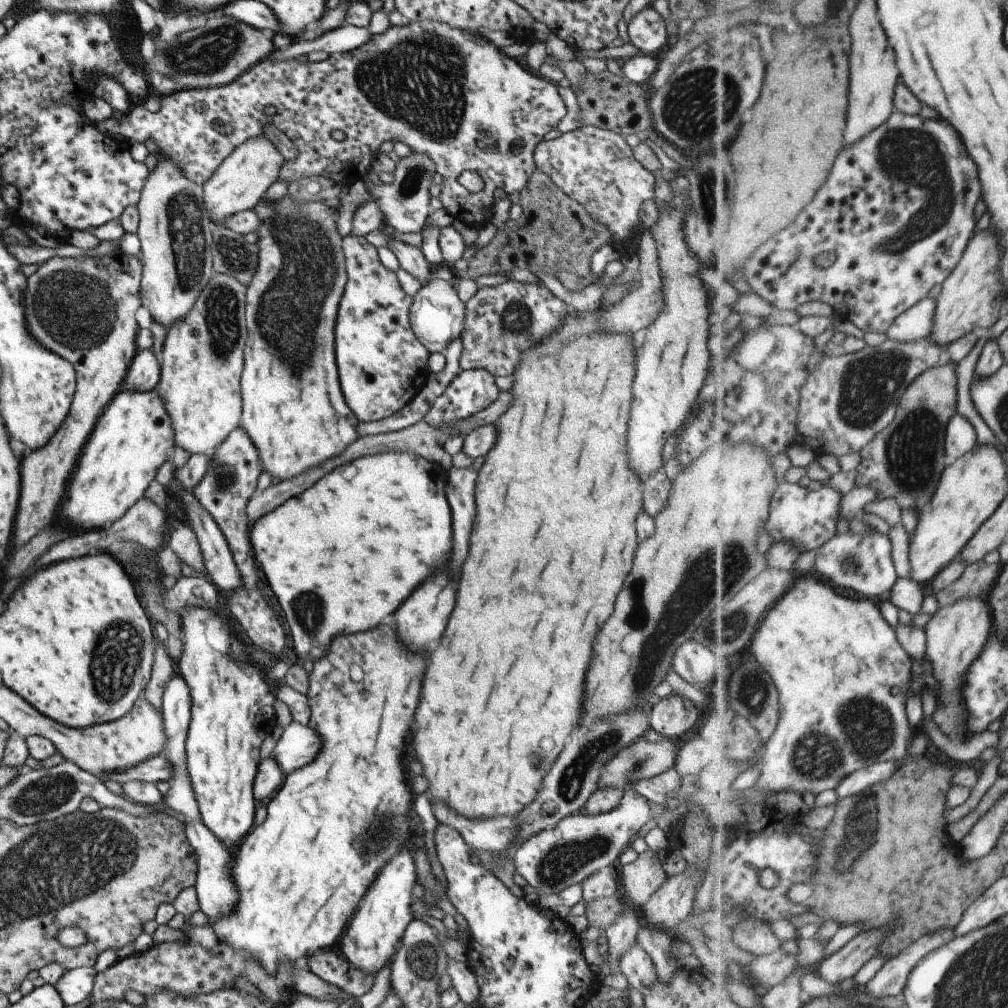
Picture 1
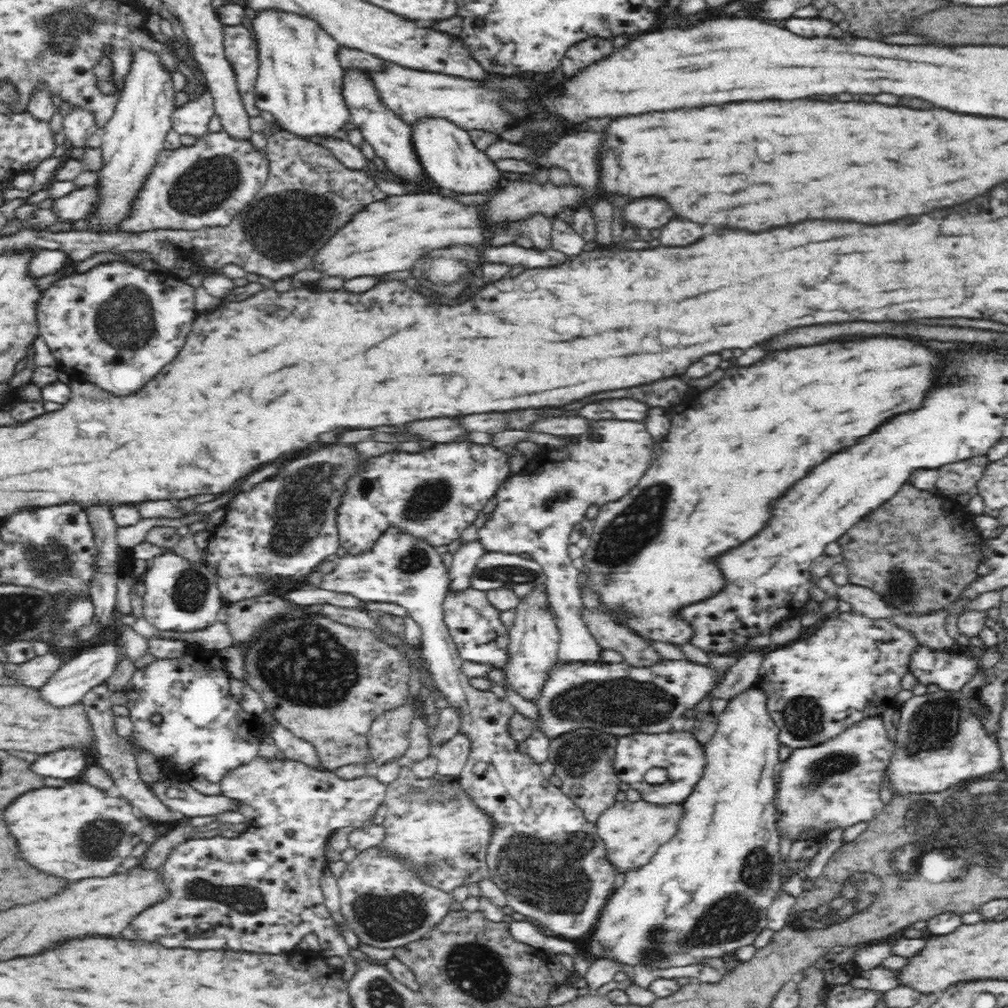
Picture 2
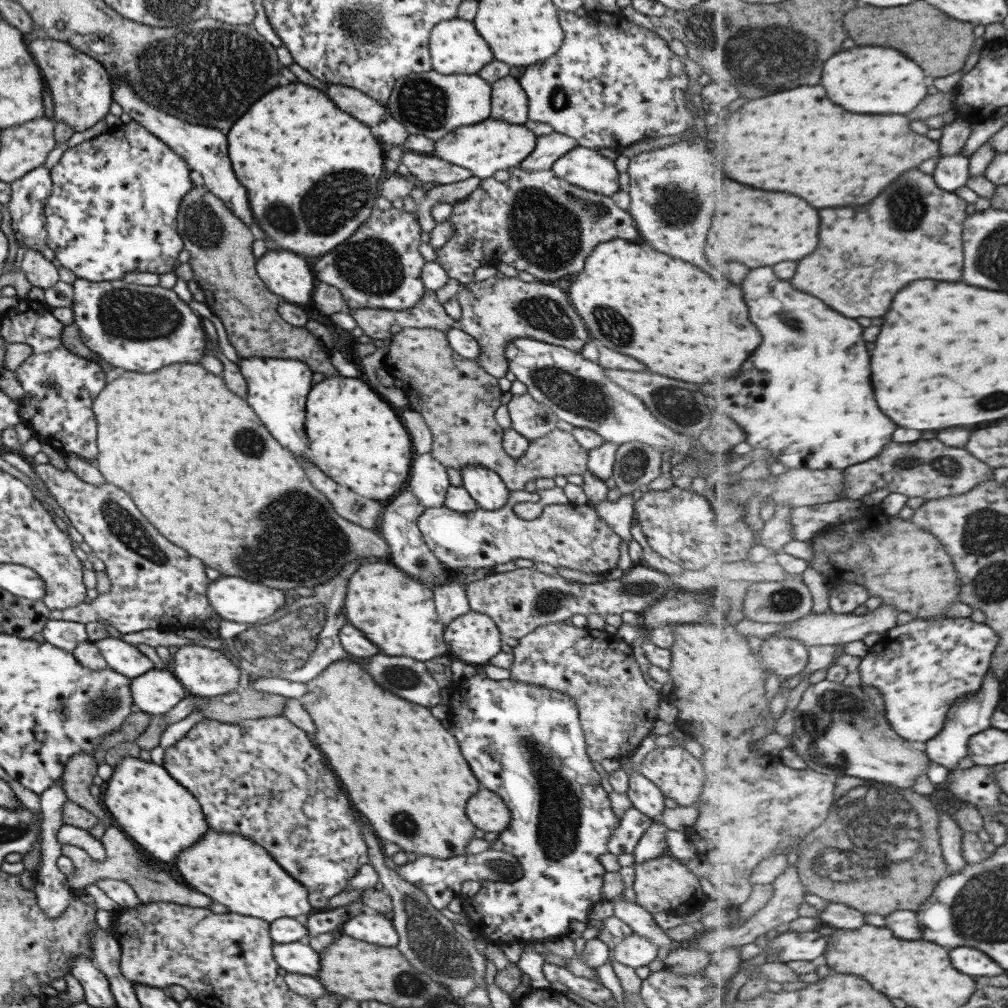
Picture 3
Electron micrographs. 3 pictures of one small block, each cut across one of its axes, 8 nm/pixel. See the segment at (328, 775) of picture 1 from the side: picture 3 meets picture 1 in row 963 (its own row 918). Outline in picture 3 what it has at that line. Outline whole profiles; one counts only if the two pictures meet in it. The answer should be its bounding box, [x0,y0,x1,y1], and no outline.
[174,828,313,923]

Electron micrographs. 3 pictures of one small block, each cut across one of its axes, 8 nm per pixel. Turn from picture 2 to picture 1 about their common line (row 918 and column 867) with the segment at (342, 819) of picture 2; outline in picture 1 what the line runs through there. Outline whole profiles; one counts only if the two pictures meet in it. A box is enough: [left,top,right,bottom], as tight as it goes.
[745,112,981,334]

